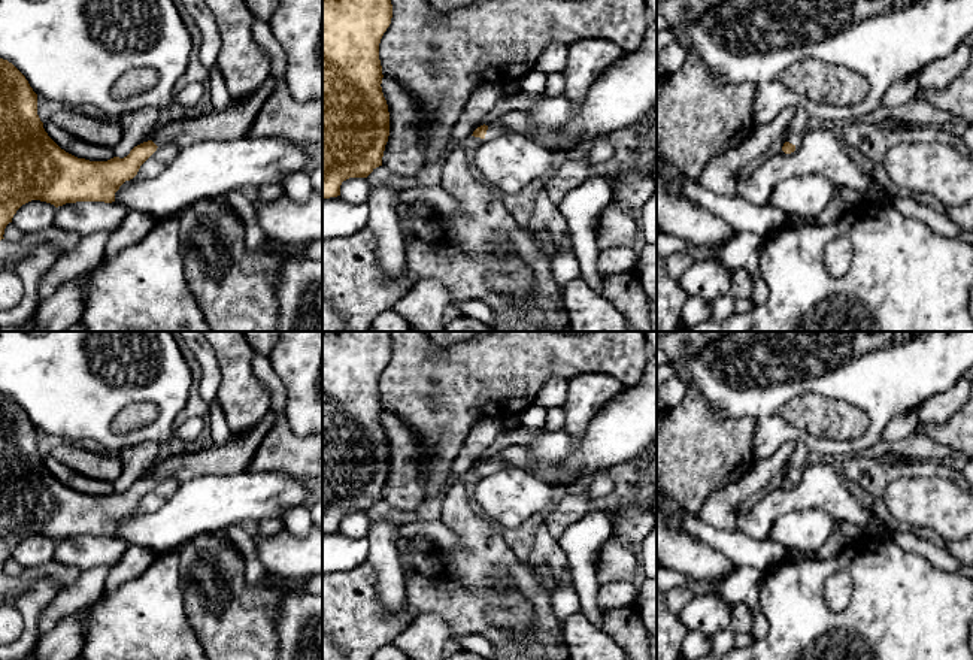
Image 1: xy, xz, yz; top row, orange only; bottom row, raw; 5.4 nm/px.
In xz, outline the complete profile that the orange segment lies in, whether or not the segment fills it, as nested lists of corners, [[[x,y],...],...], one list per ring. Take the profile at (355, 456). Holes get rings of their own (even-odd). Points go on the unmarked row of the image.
[[[322,331],[322,532],[340,530],[340,520],[349,512],[367,512],[376,502],[382,500],[385,479],[389,470],[389,446],[382,427],[382,400],[379,394],[379,378],[391,358],[392,339],[389,331]]]

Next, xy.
[[[0,393],[0,575],[4,573],[4,563],[12,557],[16,545],[31,535],[46,536],[55,542],[76,536],[112,538],[119,521],[137,509],[140,500],[158,481],[172,478],[184,484],[195,476],[233,475],[246,470],[272,424],[273,414],[269,412],[248,432],[230,435],[222,445],[212,443],[194,452],[184,451],[158,460],[148,476],[134,481],[124,493],[90,496],[66,487],[48,470],[37,449],[37,429],[12,397]]]

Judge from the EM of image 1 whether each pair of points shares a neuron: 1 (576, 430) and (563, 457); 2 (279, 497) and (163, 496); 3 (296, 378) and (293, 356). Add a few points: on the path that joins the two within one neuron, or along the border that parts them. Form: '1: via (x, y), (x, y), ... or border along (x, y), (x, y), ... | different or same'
1: border along (597, 411), (579, 436), (572, 438), (563, 429) | different
2: border along (181, 484), (155, 511), (141, 515) | different
3: via (296, 372), (296, 362) | same

